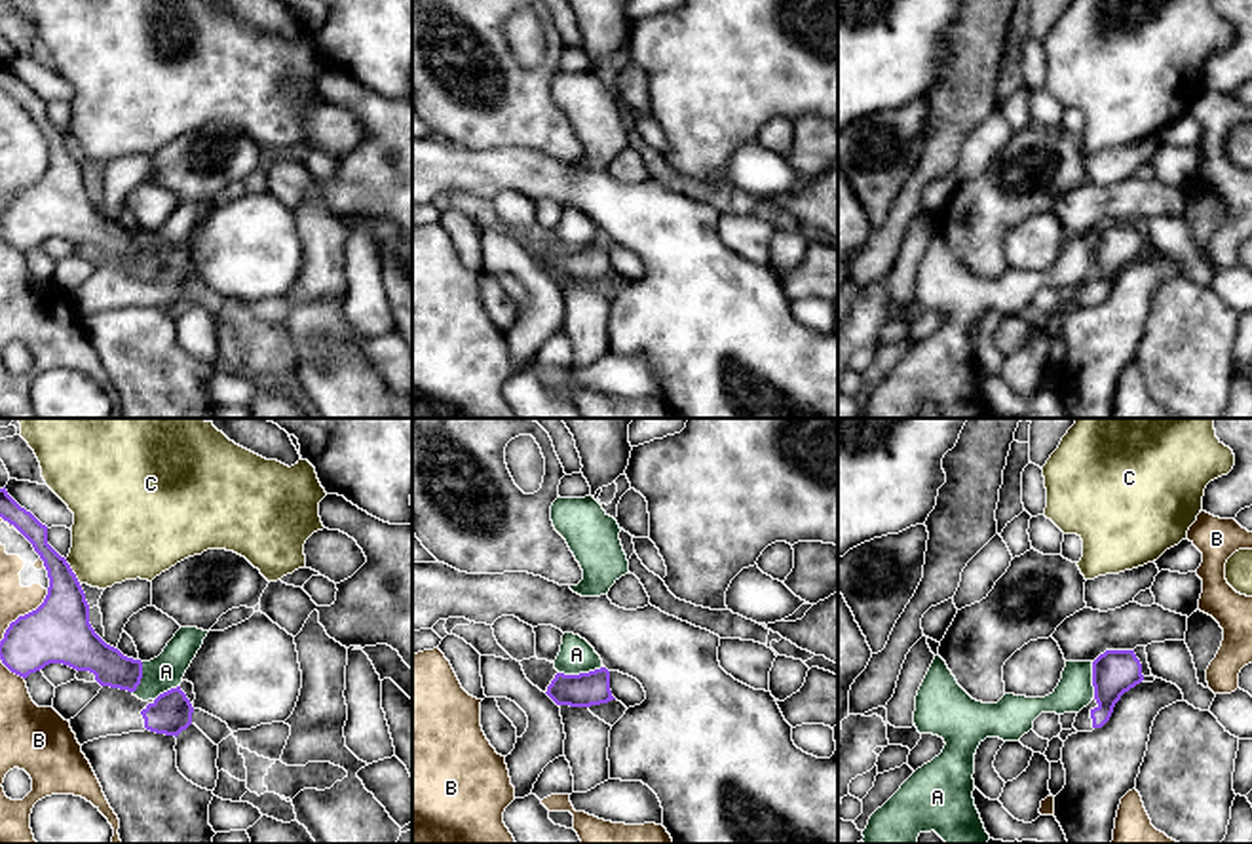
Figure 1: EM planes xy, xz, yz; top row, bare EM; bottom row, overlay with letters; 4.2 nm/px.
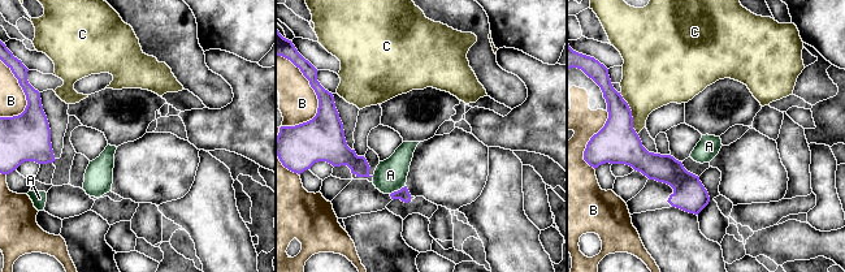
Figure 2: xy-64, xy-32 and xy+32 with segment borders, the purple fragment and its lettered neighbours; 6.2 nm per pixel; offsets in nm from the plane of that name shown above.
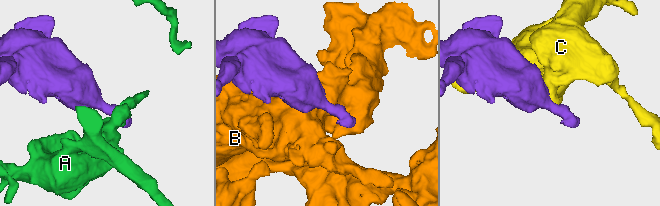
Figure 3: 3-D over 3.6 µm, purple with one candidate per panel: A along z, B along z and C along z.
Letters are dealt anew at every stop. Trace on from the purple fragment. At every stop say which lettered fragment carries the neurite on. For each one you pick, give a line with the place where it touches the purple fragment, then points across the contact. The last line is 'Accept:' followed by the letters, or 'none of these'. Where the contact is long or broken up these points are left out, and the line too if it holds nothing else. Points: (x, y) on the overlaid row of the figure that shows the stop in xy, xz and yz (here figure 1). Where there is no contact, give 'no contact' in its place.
Accept: none of these

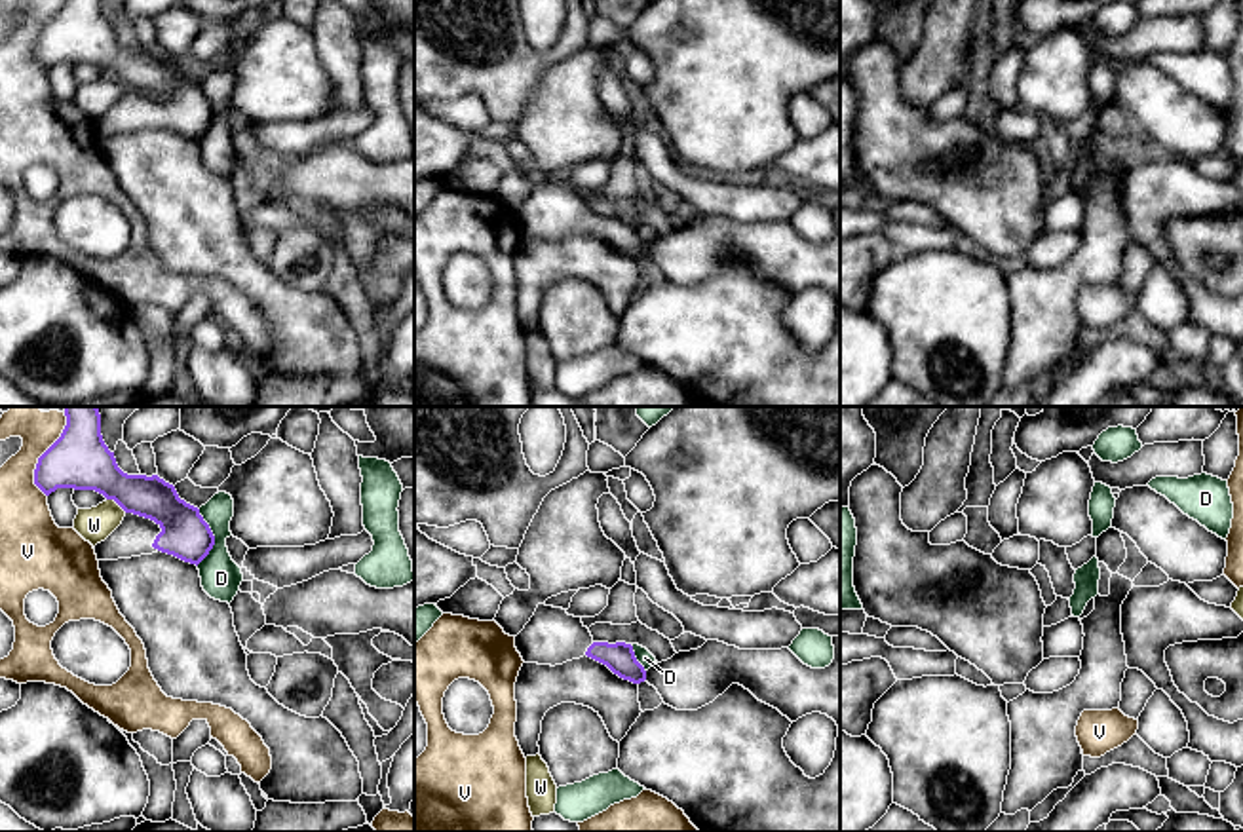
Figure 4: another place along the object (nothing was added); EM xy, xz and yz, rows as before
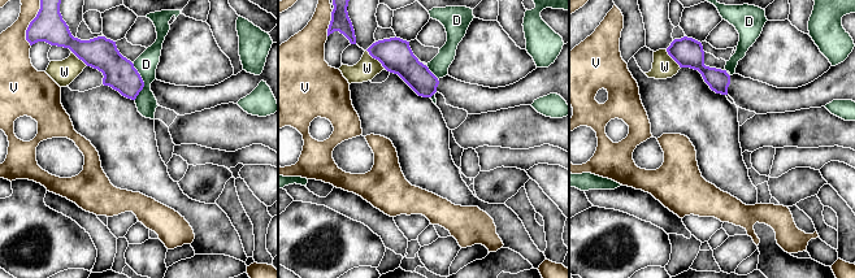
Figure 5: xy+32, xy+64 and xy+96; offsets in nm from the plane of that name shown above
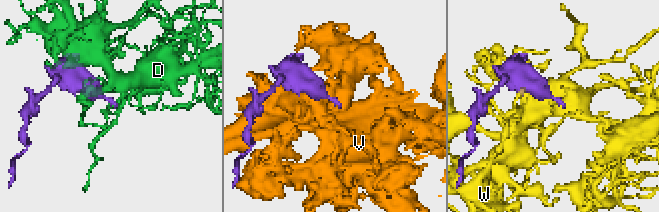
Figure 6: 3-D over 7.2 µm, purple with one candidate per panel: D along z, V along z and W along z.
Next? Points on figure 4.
Accept: none of these

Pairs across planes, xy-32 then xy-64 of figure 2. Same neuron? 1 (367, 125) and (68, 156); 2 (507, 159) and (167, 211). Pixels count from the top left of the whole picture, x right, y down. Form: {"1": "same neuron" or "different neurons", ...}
{"1": "same neuron", "2": "same neuron"}

